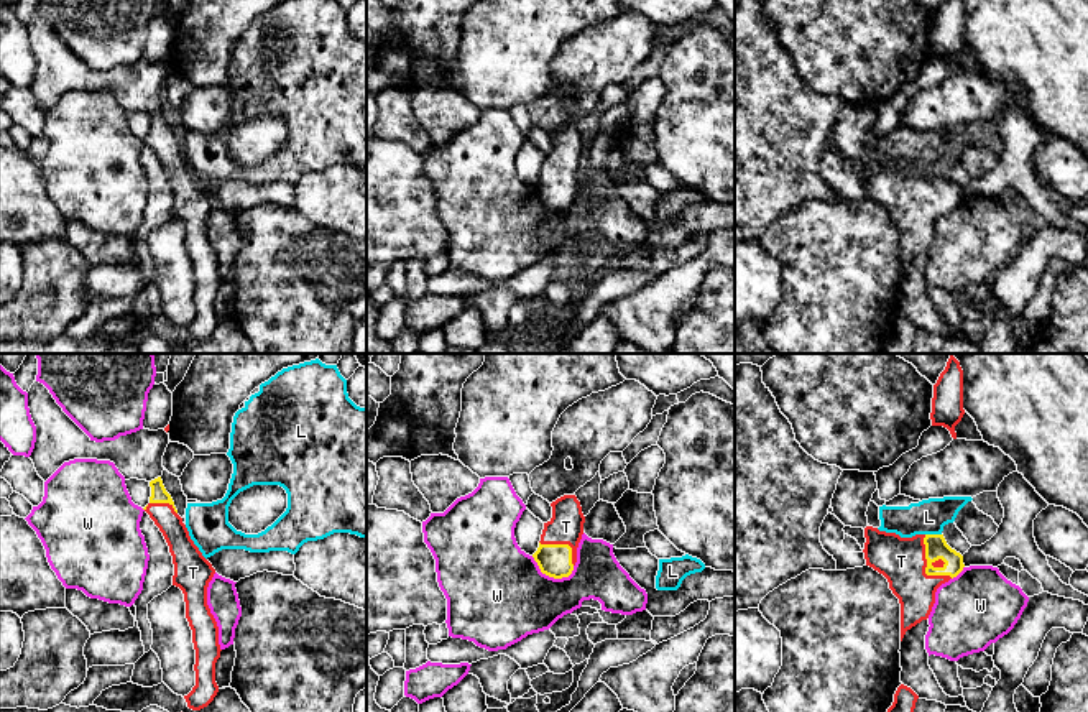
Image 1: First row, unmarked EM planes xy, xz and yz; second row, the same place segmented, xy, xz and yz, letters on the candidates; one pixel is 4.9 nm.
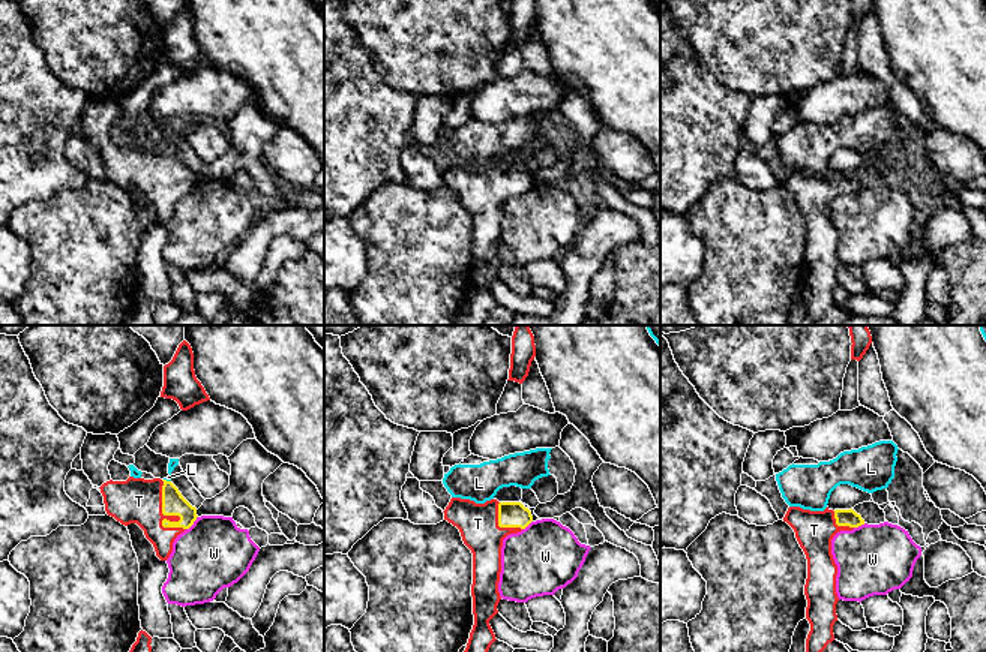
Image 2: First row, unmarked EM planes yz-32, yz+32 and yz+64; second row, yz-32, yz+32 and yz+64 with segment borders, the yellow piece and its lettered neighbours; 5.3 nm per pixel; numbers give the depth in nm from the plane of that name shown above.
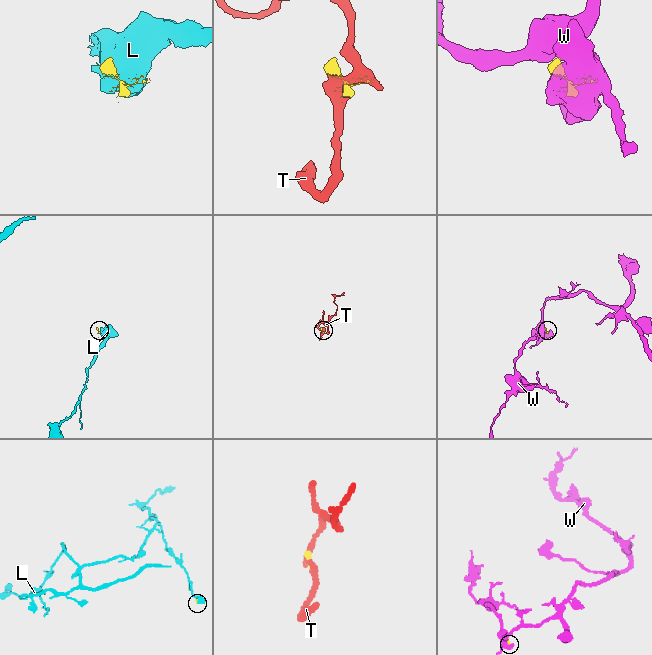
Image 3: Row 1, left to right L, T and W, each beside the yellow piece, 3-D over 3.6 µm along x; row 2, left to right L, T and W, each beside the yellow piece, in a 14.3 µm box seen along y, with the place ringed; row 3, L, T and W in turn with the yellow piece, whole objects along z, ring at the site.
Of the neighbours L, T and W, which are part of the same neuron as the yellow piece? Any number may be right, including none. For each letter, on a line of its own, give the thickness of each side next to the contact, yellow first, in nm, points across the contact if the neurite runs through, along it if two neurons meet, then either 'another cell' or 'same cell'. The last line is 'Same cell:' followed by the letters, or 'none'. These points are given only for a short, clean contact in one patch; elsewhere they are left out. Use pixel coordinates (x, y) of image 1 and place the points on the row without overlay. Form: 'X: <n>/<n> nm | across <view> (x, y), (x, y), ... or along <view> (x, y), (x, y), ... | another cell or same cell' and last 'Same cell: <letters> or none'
L: 110/170 nm | along yz (926, 165), (940, 166) | another cell
T: 110/220 nm | same cell
W: 160/440 nm | along xz (531, 188), (543, 204), (554, 209), (566, 209), (574, 201) | another cell
Same cell: T

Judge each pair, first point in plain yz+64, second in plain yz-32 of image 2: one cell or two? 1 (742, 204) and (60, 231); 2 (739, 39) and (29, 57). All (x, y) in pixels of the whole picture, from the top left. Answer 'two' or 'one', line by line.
1: one
2: two

